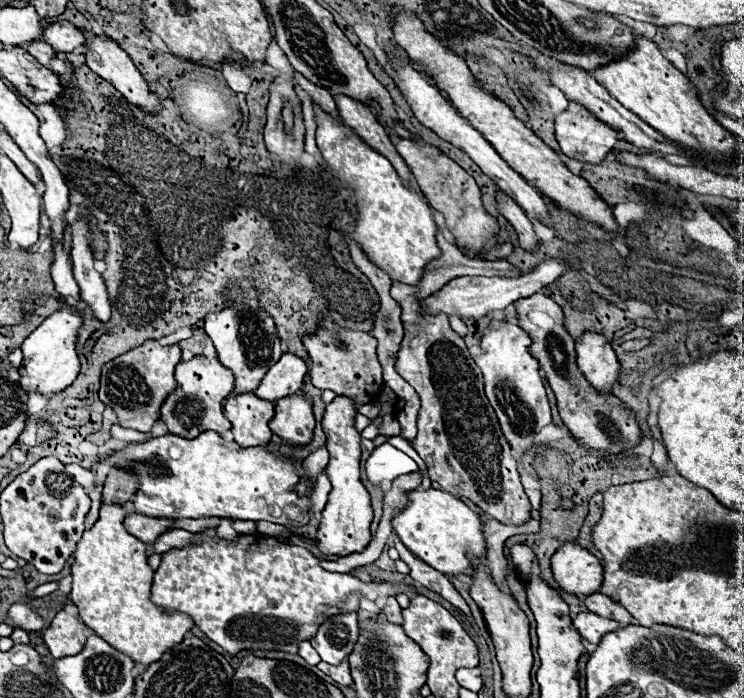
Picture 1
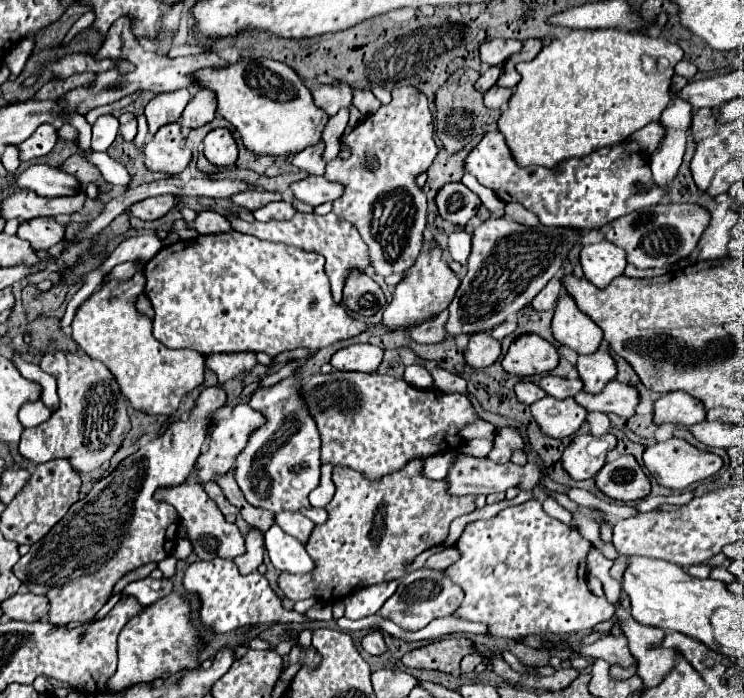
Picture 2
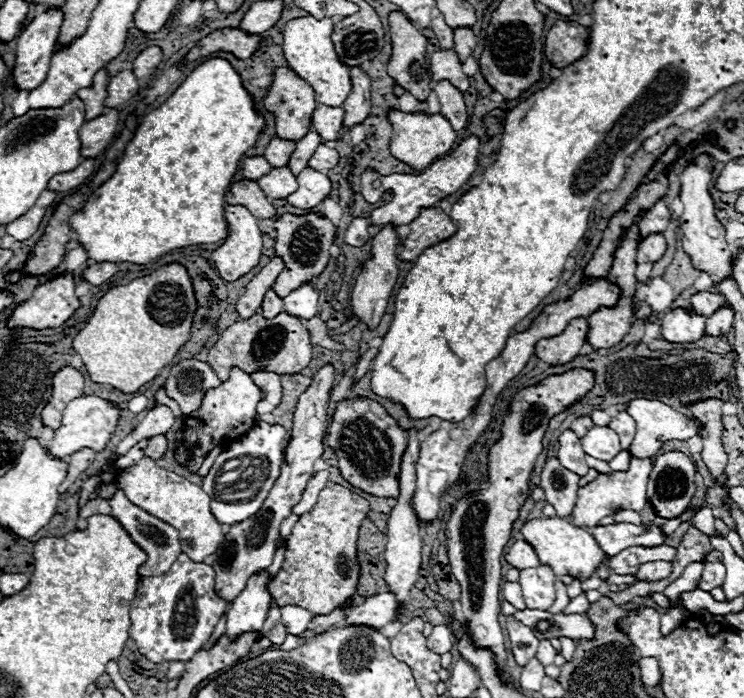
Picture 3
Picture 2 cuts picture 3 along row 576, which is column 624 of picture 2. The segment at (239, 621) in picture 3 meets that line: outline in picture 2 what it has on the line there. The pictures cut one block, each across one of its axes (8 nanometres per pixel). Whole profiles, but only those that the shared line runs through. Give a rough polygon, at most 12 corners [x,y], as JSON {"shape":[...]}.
{"shape":[[608,240],[582,248],[580,264],[594,286],[608,286],[628,262]]}

